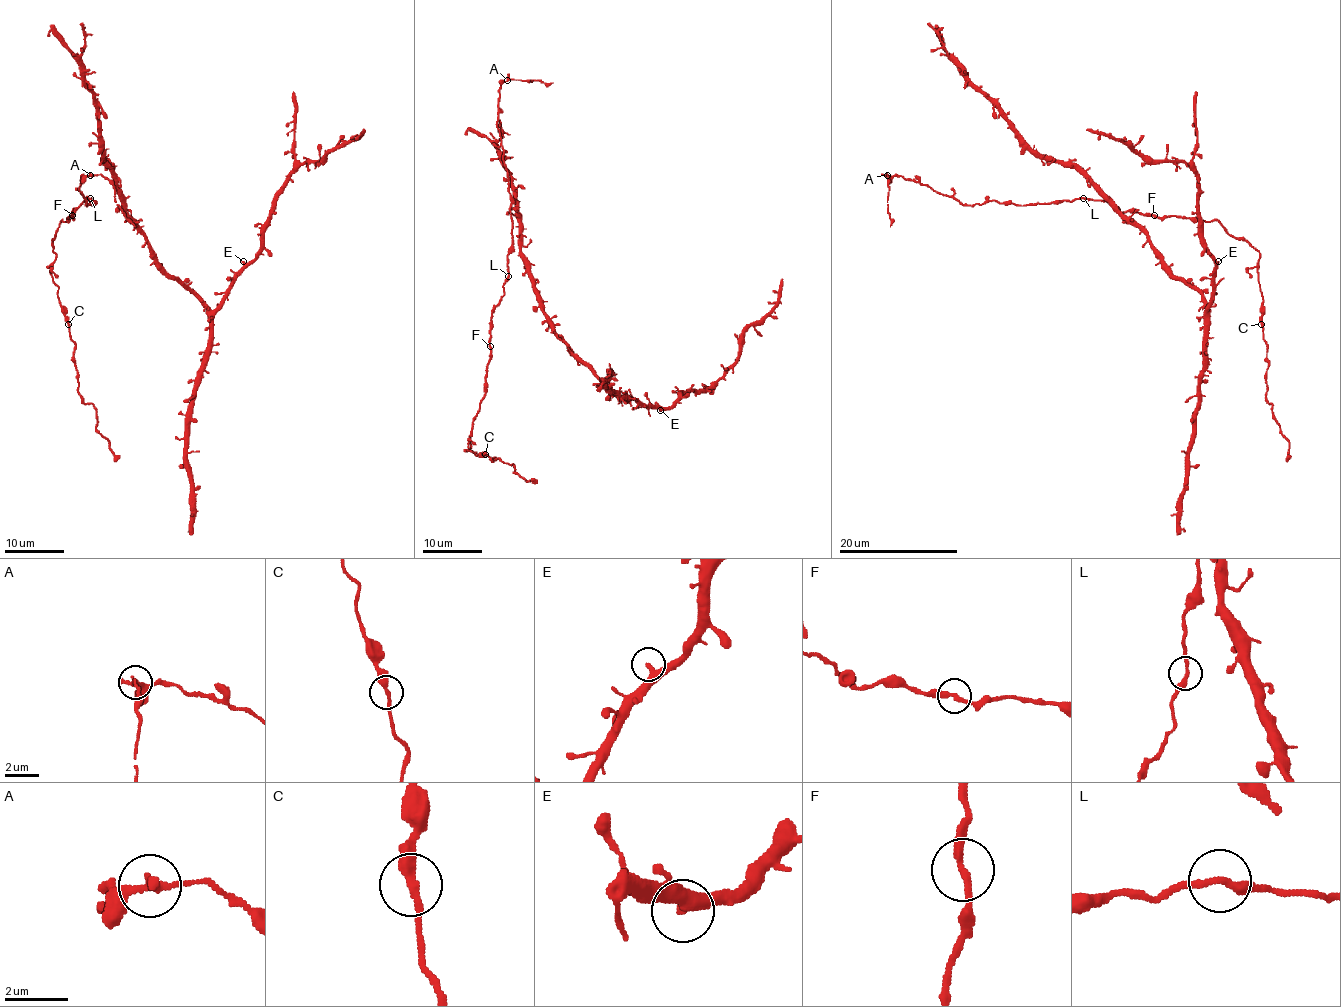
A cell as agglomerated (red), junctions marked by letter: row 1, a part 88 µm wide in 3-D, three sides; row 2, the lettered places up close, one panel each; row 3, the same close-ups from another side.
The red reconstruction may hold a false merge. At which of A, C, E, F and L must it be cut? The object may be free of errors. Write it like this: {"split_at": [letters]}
{"split_at": ["A"]}

